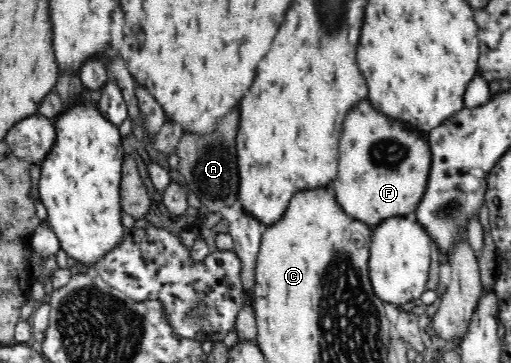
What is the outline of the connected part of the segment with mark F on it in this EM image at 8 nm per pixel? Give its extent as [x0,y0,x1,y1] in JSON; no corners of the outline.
[330,103,431,229]

